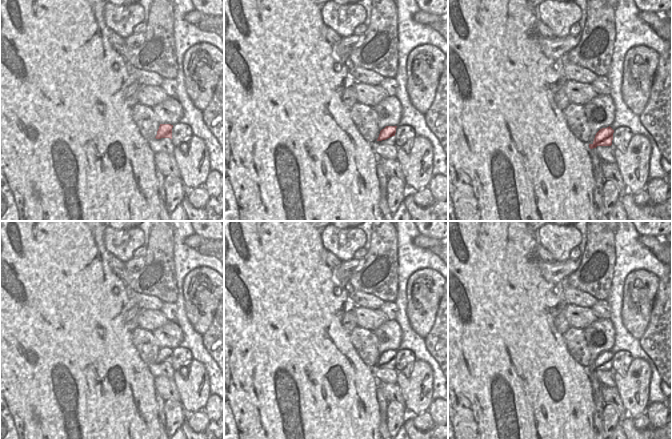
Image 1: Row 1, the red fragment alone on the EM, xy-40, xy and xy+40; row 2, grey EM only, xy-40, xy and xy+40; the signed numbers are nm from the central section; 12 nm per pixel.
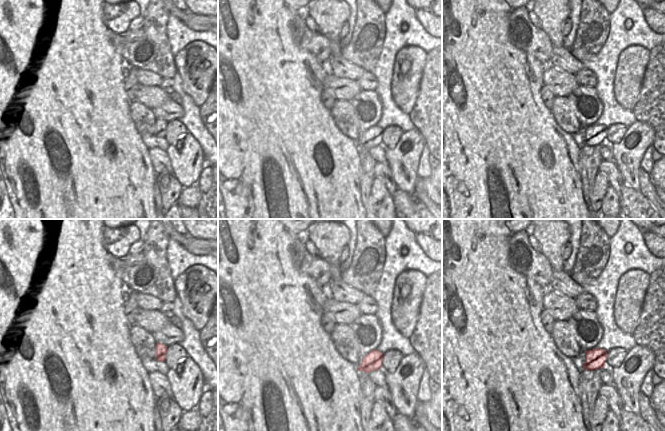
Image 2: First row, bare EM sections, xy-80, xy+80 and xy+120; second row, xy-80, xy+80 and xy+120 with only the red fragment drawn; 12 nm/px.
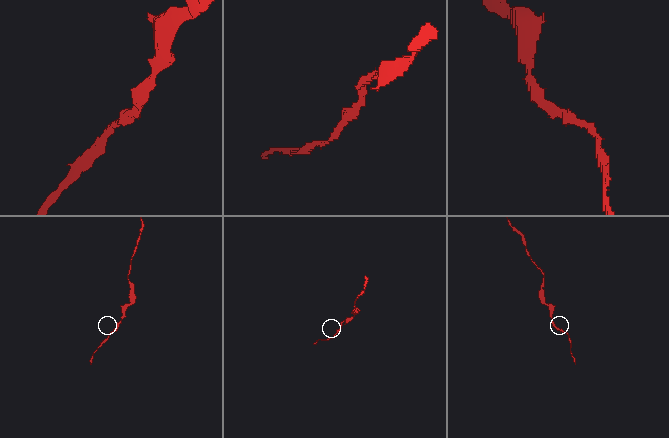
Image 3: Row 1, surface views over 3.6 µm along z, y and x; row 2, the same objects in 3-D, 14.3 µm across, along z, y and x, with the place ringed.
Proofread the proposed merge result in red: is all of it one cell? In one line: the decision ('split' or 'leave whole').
leave whole

